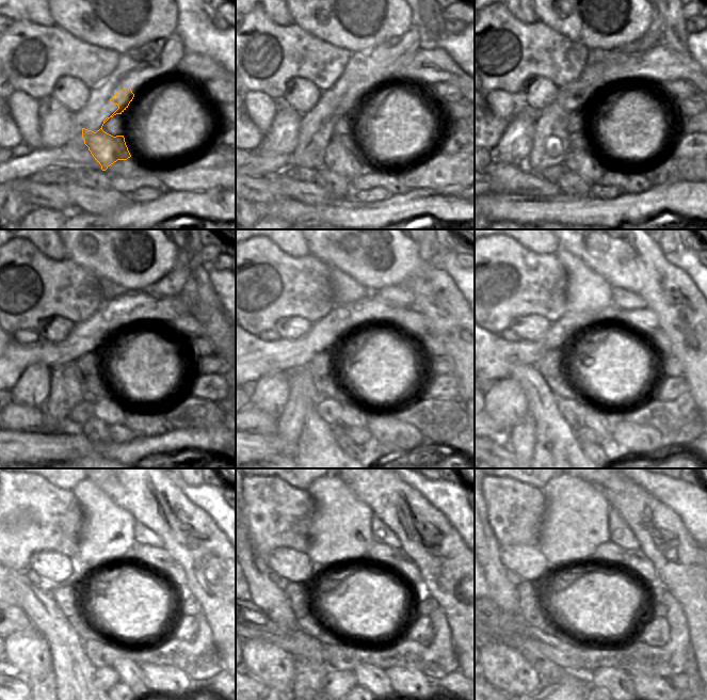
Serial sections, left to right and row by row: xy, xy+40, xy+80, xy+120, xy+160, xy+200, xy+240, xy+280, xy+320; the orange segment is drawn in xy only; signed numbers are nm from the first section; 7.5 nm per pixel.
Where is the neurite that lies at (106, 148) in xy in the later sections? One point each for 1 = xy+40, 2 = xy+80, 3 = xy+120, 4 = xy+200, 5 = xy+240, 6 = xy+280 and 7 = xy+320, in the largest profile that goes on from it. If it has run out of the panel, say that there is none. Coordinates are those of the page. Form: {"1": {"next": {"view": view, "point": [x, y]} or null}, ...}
{"1": {"next": {"view": "xy+40", "point": [344, 160]}}, "2": {"next": {"view": "xy+80", "point": [587, 164]}}, "3": {"next": {"view": "xy+120", "point": [108, 409]}}, "4": {"next": {"view": "xy+200", "point": [595, 419]}}, "5": {"next": {"view": "xy+240", "point": [130, 672]}}, "6": {"next": {"view": "xy+280", "point": [374, 679]}}, "7": {"next": {"view": "xy+320", "point": [619, 683]}}}

